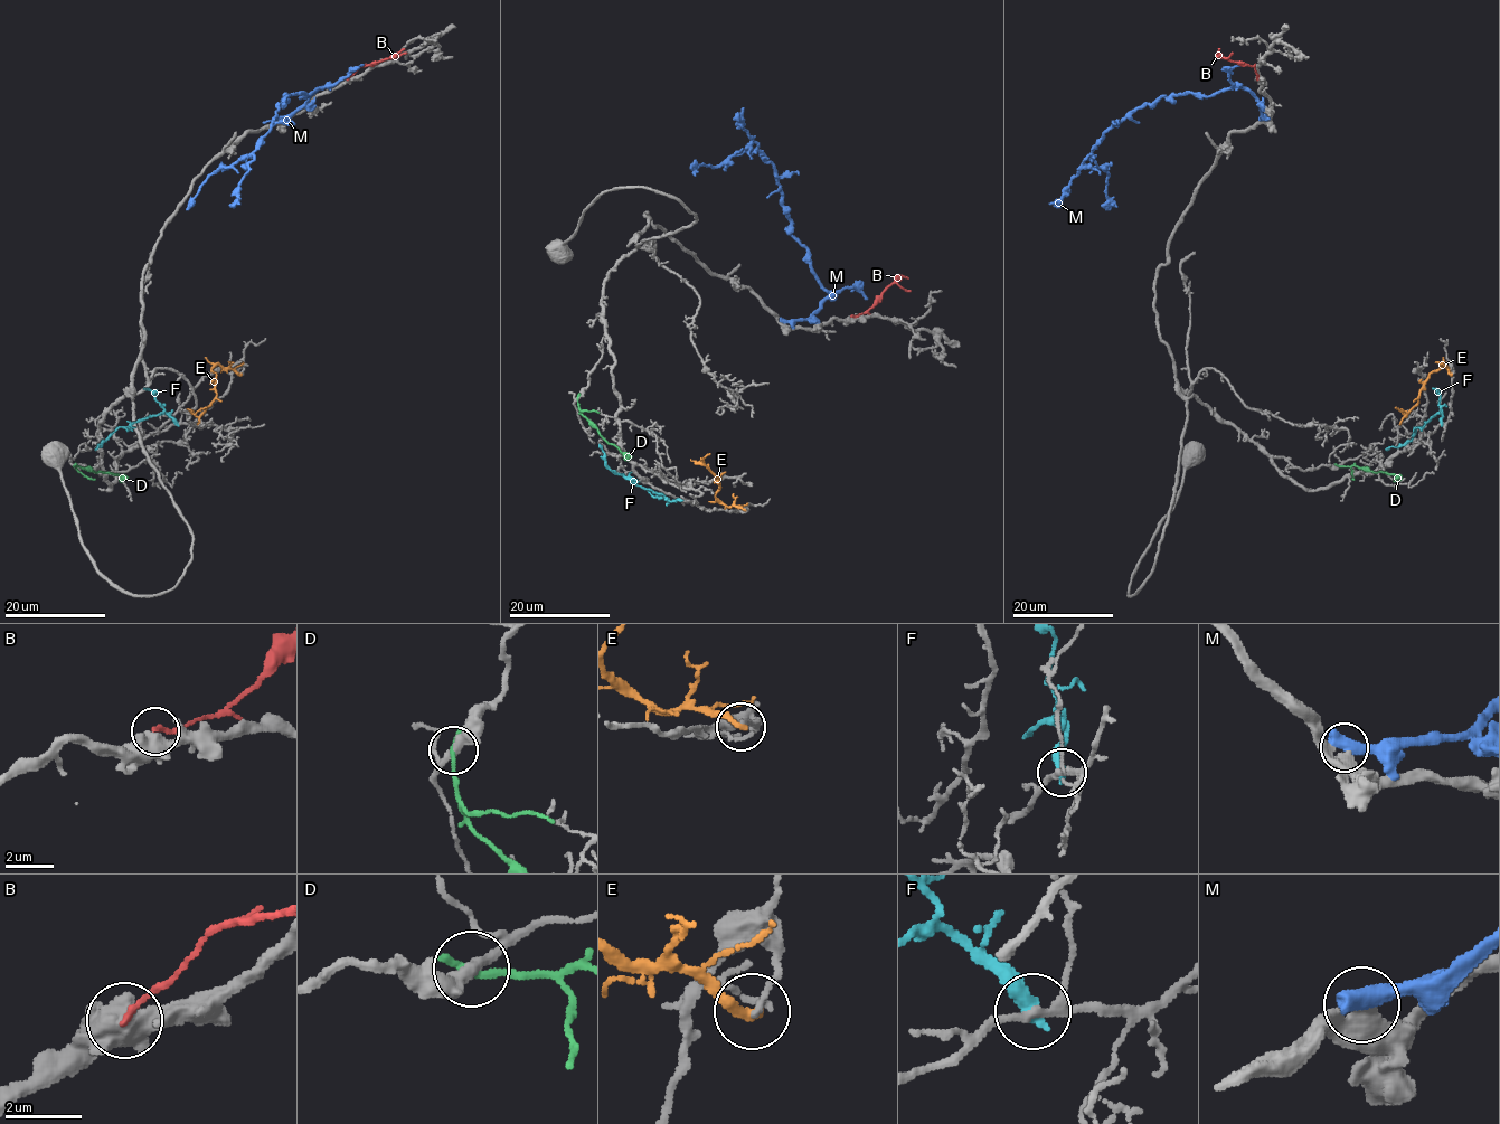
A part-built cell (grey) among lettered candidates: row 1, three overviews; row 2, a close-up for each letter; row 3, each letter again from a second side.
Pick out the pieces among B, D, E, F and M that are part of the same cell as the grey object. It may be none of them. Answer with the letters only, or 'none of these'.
none of these

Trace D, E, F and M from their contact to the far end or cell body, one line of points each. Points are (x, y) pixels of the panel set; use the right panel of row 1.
D: (1339, 465), (1367, 468), (1394, 473), (1398, 479)
E: (1451, 374), (1445, 365), (1434, 370), (1418, 402), (1406, 417), (1395, 408)
F: (1441, 423), (1441, 413), (1417, 427), (1406, 443), (1386, 449)
M: (1262, 119), (1261, 105), (1233, 86), (1209, 96), (1160, 96), (1138, 106), (1092, 151), (1107, 173), (1109, 210)

